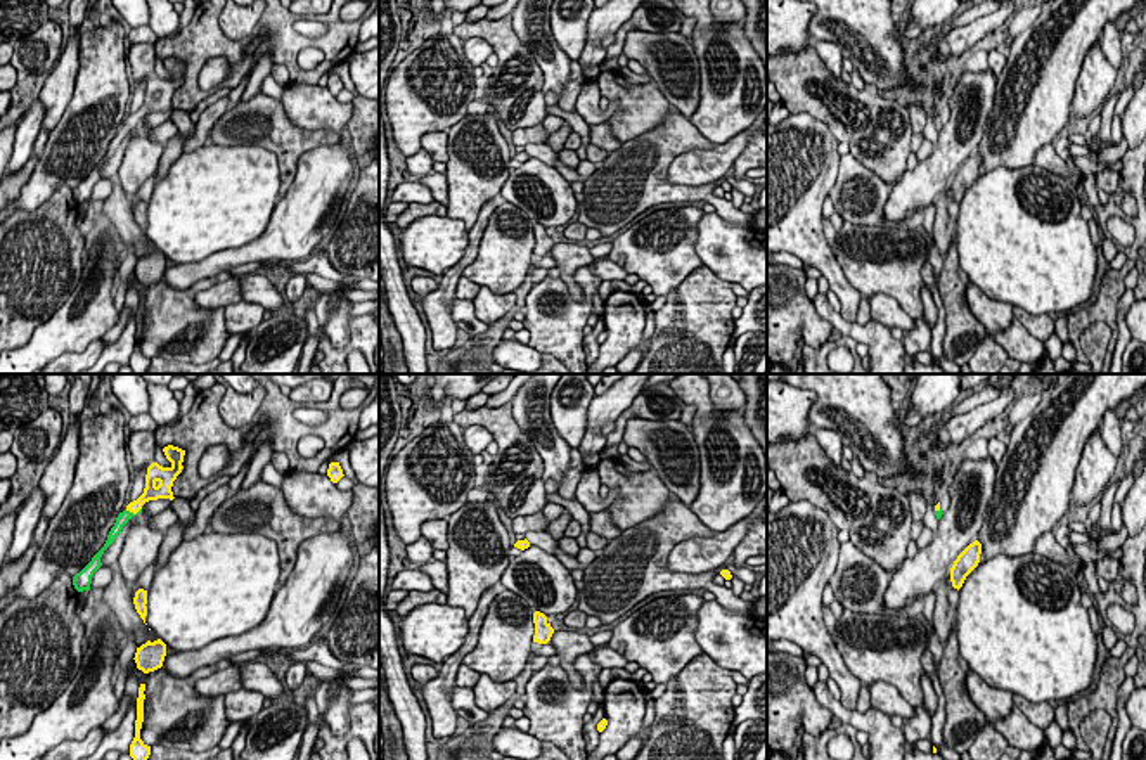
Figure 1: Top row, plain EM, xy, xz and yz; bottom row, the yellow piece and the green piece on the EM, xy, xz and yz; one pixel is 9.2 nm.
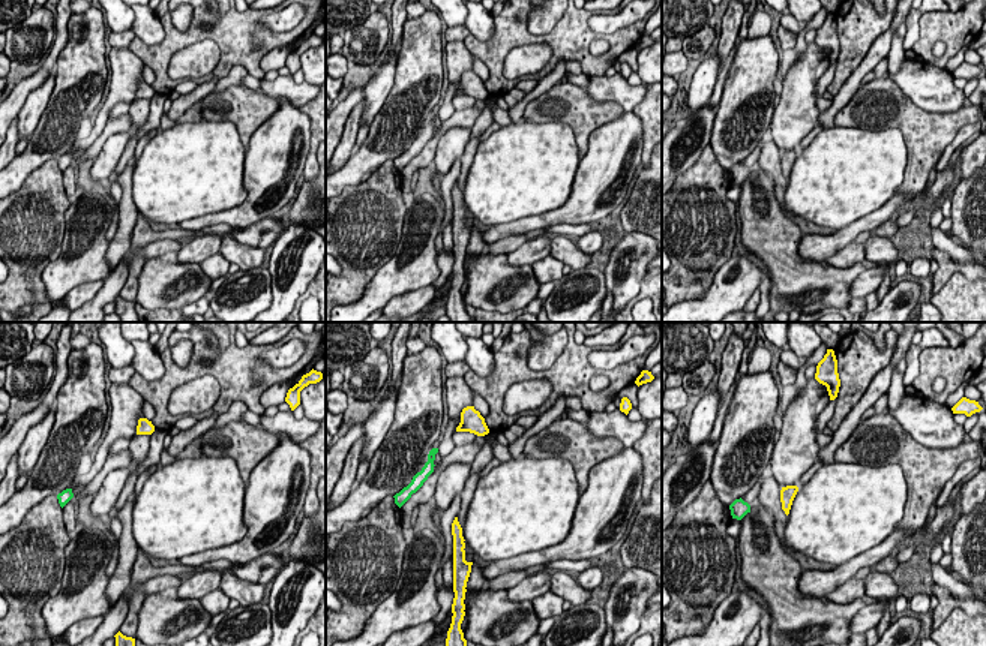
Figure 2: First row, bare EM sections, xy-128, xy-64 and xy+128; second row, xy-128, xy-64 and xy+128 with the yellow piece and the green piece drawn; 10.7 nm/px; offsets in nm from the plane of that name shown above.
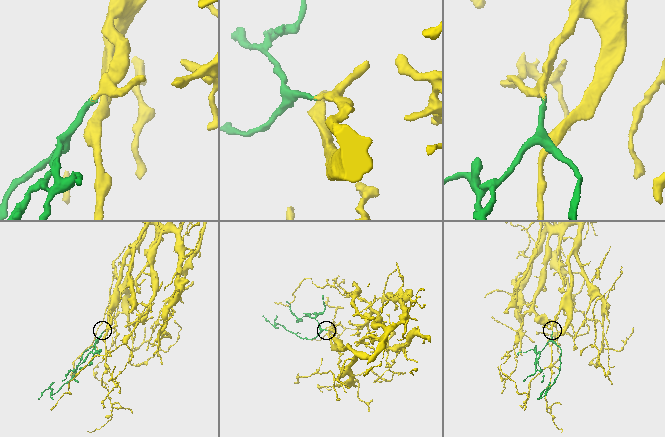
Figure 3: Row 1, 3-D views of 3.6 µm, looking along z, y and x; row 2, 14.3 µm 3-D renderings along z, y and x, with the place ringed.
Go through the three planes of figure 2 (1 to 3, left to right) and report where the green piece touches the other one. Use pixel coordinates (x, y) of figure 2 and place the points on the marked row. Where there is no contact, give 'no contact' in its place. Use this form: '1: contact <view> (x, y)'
1: no contact
2: no contact
3: no contact

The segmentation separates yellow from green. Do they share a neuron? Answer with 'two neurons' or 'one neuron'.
one neuron

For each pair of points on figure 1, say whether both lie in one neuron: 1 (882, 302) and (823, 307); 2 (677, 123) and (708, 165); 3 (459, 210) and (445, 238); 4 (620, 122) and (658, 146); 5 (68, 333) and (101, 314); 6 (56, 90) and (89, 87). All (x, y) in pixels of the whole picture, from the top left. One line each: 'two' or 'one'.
1: two
2: two
3: two
4: two
5: one
6: two

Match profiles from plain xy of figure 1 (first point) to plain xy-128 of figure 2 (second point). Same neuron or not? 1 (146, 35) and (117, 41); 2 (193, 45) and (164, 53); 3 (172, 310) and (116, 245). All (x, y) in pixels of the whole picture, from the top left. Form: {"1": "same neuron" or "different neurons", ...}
{"1": "same neuron", "2": "same neuron", "3": "different neurons"}

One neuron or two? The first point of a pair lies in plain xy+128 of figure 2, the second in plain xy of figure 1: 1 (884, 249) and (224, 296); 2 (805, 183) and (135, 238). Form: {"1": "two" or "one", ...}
{"1": "two", "2": "two"}

